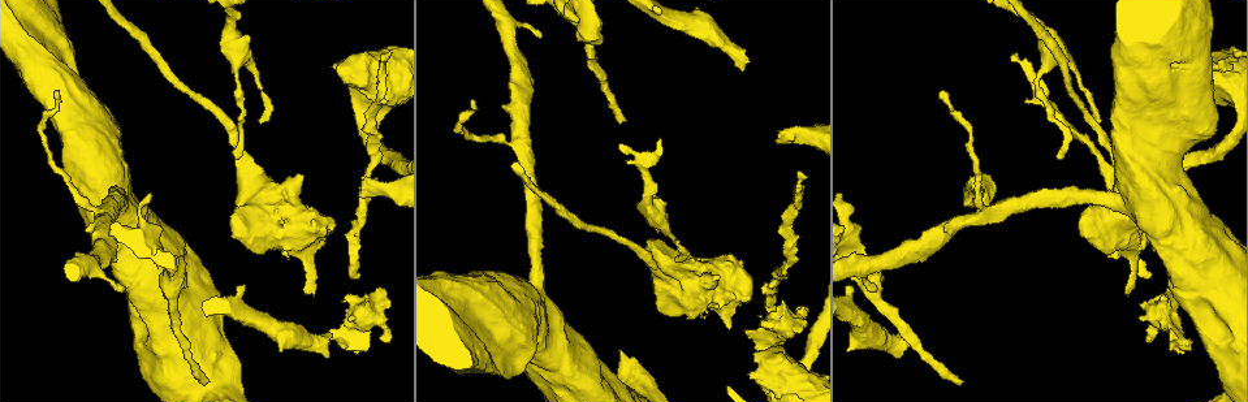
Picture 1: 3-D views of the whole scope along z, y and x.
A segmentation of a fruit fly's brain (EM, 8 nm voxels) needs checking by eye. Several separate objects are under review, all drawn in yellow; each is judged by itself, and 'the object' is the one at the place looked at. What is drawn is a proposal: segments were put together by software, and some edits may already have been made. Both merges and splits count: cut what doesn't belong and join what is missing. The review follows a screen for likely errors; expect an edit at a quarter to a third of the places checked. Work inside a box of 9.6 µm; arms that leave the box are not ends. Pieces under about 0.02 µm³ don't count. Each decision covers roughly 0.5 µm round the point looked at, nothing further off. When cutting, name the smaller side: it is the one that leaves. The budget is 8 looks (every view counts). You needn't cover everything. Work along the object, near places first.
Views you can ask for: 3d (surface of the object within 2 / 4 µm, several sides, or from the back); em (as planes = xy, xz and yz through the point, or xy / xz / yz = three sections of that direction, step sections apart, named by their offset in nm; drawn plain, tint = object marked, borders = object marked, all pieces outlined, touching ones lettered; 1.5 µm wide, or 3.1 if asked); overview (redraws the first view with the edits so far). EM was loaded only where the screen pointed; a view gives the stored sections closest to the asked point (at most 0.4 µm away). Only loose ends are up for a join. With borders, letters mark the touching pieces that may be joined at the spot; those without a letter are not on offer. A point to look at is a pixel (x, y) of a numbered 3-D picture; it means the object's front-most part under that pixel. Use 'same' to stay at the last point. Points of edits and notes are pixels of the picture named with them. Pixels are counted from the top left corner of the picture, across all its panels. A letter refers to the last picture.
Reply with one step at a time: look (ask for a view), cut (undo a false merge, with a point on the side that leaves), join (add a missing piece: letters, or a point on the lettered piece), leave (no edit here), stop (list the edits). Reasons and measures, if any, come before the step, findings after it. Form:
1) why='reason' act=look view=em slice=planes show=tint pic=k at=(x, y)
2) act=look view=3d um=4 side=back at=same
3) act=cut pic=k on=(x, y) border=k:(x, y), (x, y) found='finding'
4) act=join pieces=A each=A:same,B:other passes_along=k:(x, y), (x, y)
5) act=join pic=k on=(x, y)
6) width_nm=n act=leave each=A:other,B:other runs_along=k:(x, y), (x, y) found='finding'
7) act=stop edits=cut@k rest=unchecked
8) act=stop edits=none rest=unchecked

why='end of a long branch' act=look view=em slice=planes show=borders pic=1 at=(205, 383)

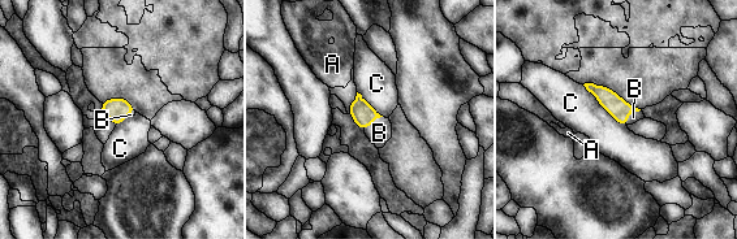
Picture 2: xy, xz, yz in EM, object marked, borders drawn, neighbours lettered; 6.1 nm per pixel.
width_nm=120 longest_contact=C:380nm act=join pieces=B each=A:other,B:same,C:other found='it goes on there'

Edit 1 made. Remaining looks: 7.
act=look view=overview

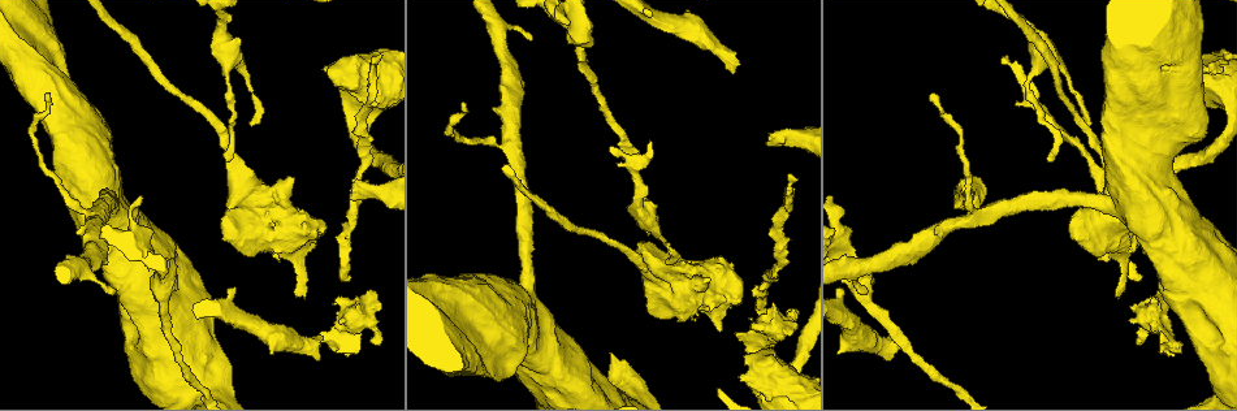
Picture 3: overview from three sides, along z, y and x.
why='free end' act=look view=3d um=2 pic=3 at=(706, 279)

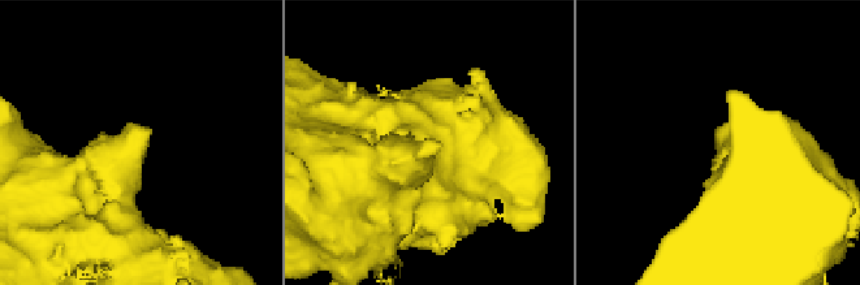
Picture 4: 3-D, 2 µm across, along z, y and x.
act=look view=em slice=planes show=borders pic=4 at=(437, 150)

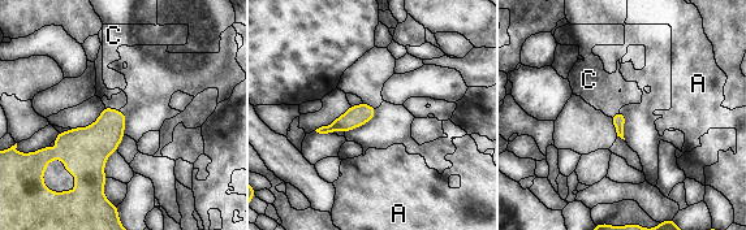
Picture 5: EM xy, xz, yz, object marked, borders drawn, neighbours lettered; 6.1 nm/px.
act=join pieces=C each=A:other,C:same passes_along=5:(94, 143), (111, 108), (112, 79) found='it goes on there'

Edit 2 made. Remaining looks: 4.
why='long arm stops here' act=look view=em slice=xy step=4 show=tint pic=3 at=(794, 182)

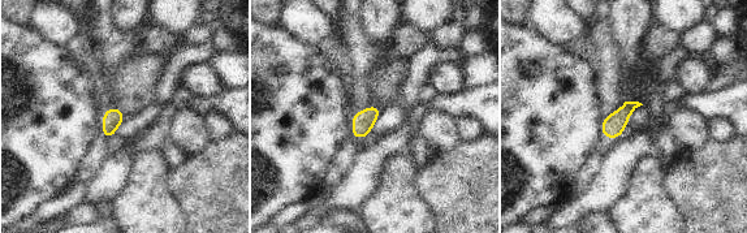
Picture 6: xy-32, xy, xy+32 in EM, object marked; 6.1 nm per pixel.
why='cut it another way' act=look view=em slice=planes show=borders at=same

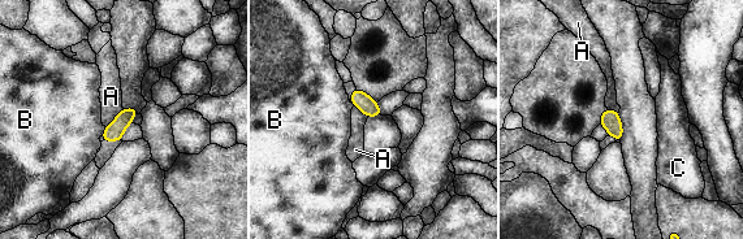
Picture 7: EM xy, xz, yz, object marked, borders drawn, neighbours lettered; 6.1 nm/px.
act=join pieces=A each=A:same,B:other,C:other found='the neuron continues'

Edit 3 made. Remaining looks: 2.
act=stop edits=join@2,join@5,join@7 rest=unchecked

